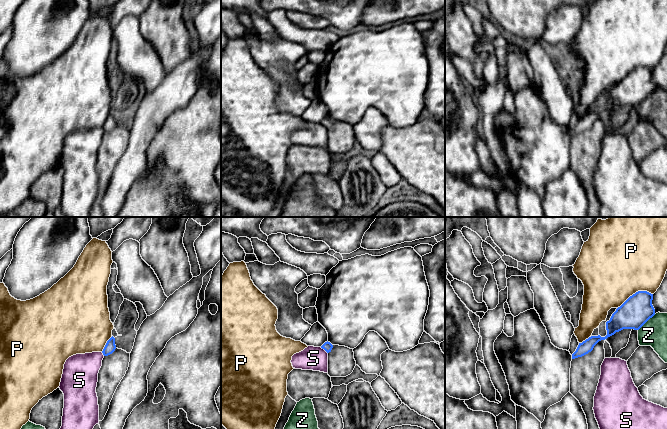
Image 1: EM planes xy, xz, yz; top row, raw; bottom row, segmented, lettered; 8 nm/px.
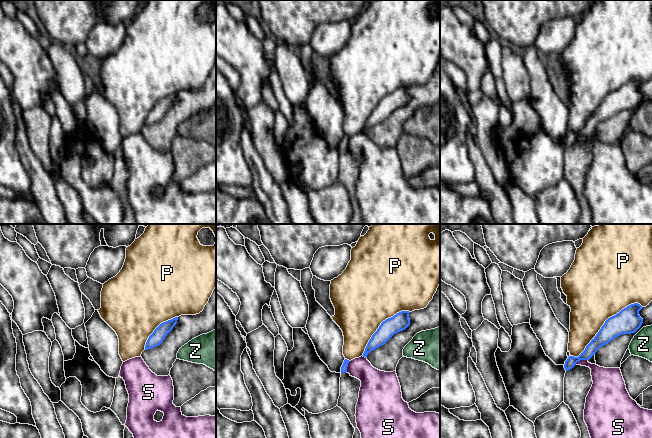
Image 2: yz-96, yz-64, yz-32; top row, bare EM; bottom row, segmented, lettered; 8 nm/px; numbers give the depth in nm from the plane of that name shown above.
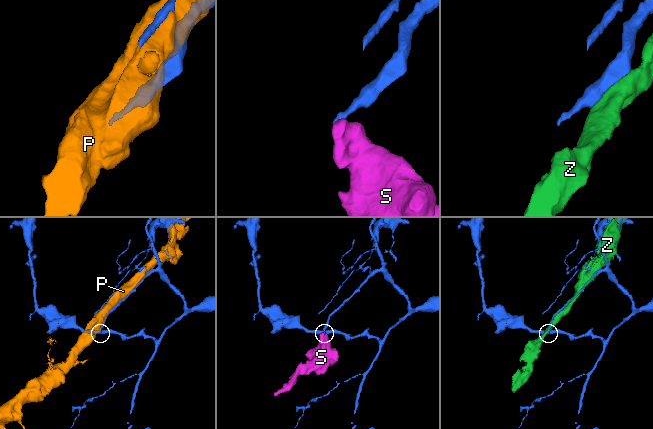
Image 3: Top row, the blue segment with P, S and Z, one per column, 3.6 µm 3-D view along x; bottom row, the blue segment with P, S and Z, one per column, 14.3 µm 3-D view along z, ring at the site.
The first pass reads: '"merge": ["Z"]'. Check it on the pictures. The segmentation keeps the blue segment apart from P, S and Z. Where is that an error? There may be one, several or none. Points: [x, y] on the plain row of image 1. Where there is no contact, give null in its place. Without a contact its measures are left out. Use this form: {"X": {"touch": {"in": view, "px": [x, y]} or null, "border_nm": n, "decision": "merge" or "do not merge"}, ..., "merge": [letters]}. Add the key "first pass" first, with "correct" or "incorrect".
{"first pass": "incorrect", "P": {"touch": {"in": "yz", "px": [635, 69]}, "border_nm": 320, "decision": "do not merge"}, "S": {"touch": {"in": "xz", "px": [324, 125]}, "border_nm": 80, "decision": "do not merge"}, "Z": {"touch": {"in": "yz", "px": [646, 97]}, "border_nm": 190, "decision": "do not merge"}, "merge": []}

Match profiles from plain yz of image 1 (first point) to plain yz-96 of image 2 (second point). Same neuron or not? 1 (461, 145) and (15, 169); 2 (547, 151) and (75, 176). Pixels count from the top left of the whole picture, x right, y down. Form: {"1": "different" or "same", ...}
{"1": "same", "2": "different"}

